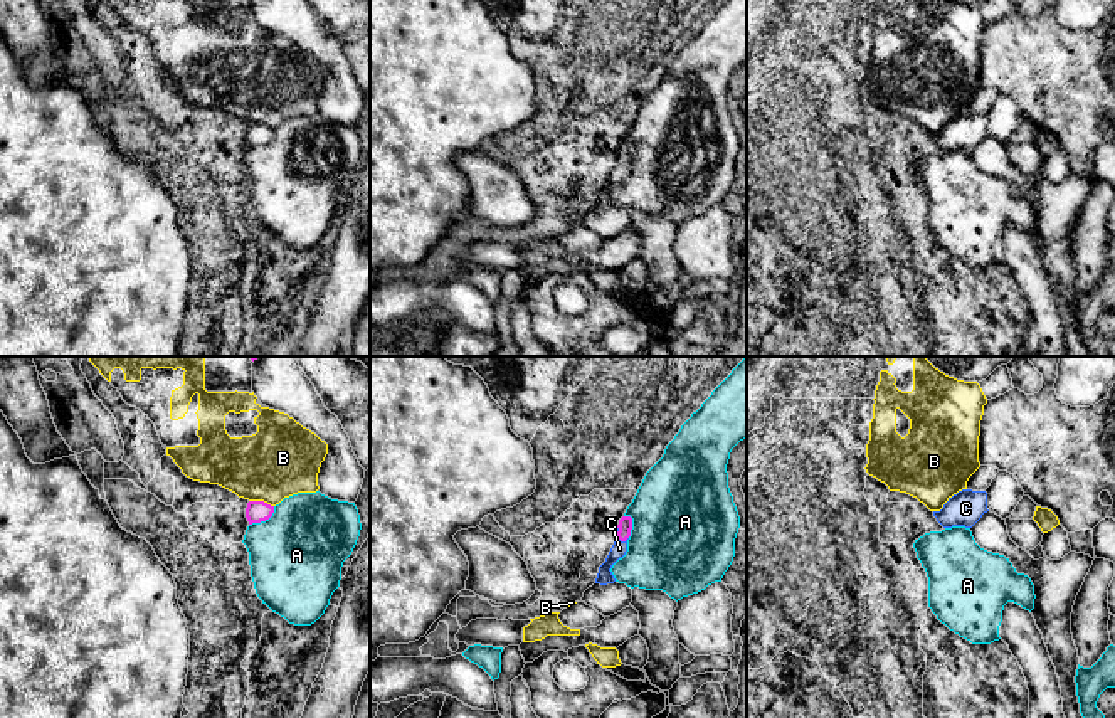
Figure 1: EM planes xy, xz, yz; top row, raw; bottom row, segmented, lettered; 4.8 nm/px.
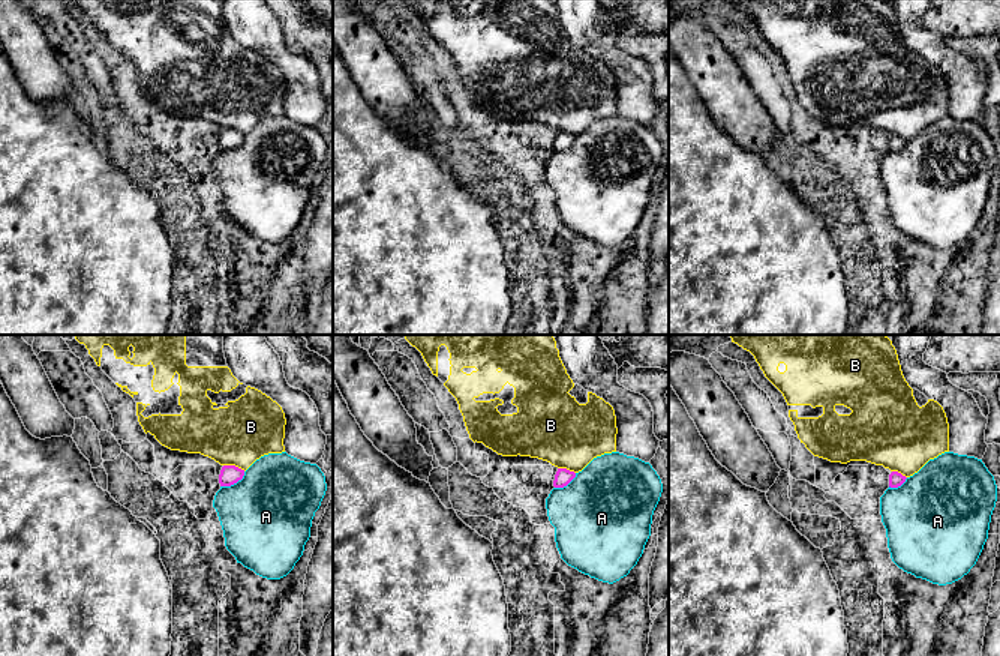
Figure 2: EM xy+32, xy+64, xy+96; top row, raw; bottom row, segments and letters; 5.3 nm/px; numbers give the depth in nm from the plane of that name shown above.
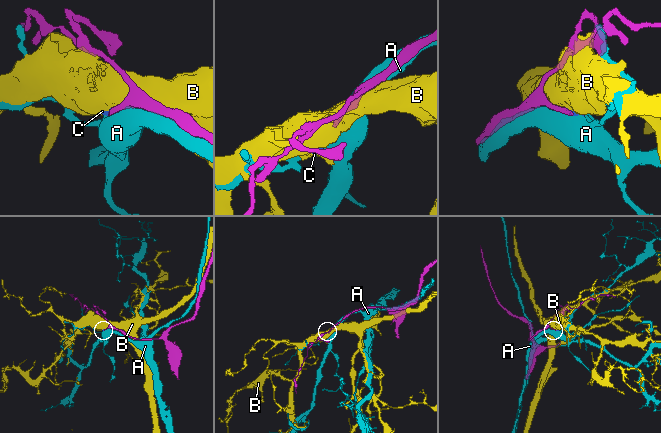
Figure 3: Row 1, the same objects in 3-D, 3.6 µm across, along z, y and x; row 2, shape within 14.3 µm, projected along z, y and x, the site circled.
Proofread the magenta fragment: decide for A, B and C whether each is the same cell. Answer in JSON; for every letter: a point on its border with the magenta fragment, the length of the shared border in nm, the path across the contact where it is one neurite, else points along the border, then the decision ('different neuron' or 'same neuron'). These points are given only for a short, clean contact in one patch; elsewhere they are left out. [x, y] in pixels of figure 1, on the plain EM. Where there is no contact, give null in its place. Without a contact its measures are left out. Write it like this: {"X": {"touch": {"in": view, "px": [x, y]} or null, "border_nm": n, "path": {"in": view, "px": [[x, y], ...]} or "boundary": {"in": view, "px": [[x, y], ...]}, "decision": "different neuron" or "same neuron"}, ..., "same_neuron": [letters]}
{"A": {"touch": {"in": "xy", "px": [264, 143]}, "border_nm": 160, "decision": "different neuron"}, "B": {"touch": {"in": "xy", "px": [261, 125]}, "border_nm": 120, "decision": "different neuron"}, "C": {"touch": {"in": "xz", "px": [621, 163]}, "border_nm": 70, "path": {"in": "xz", "px": [[624, 148], [621, 163], [619, 172]]}, "decision": "same neuron"}, "same_neuron": ["C"]}

